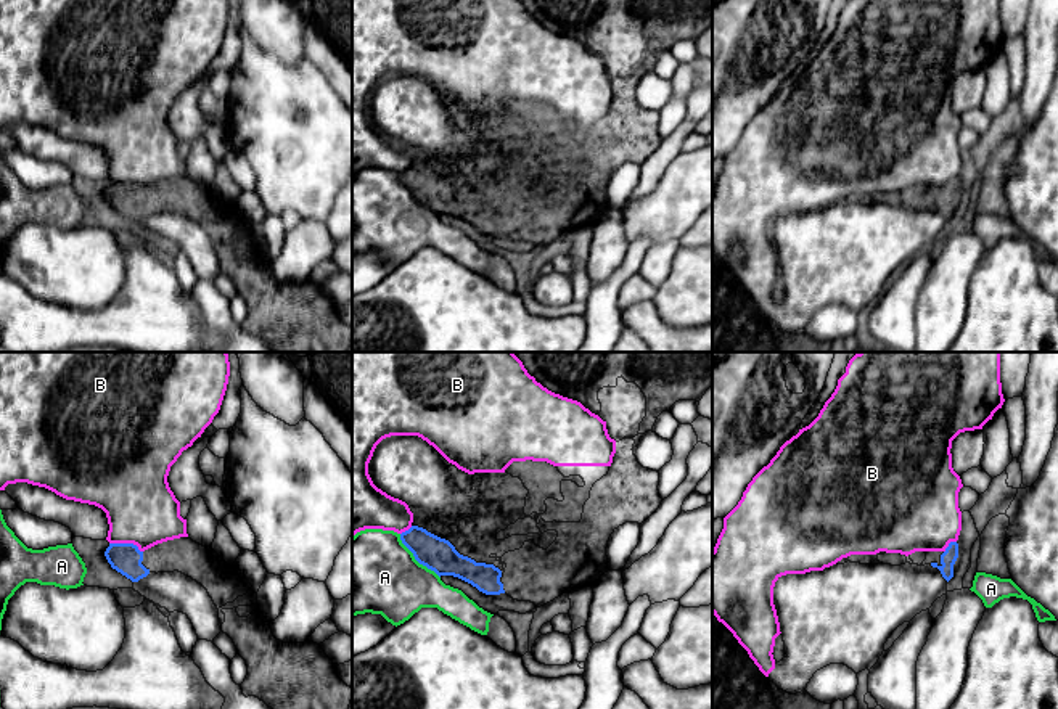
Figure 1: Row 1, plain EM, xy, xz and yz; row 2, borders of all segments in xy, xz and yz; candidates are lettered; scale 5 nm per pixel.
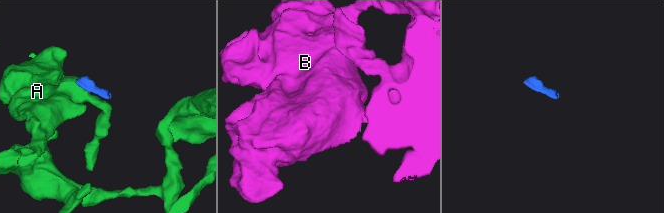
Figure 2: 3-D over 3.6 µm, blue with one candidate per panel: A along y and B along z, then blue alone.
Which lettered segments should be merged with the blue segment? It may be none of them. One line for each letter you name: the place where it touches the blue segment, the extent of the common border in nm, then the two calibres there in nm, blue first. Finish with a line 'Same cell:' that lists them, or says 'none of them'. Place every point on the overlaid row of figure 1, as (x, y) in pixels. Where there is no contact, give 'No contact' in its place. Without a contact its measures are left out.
Same cell: none of them

